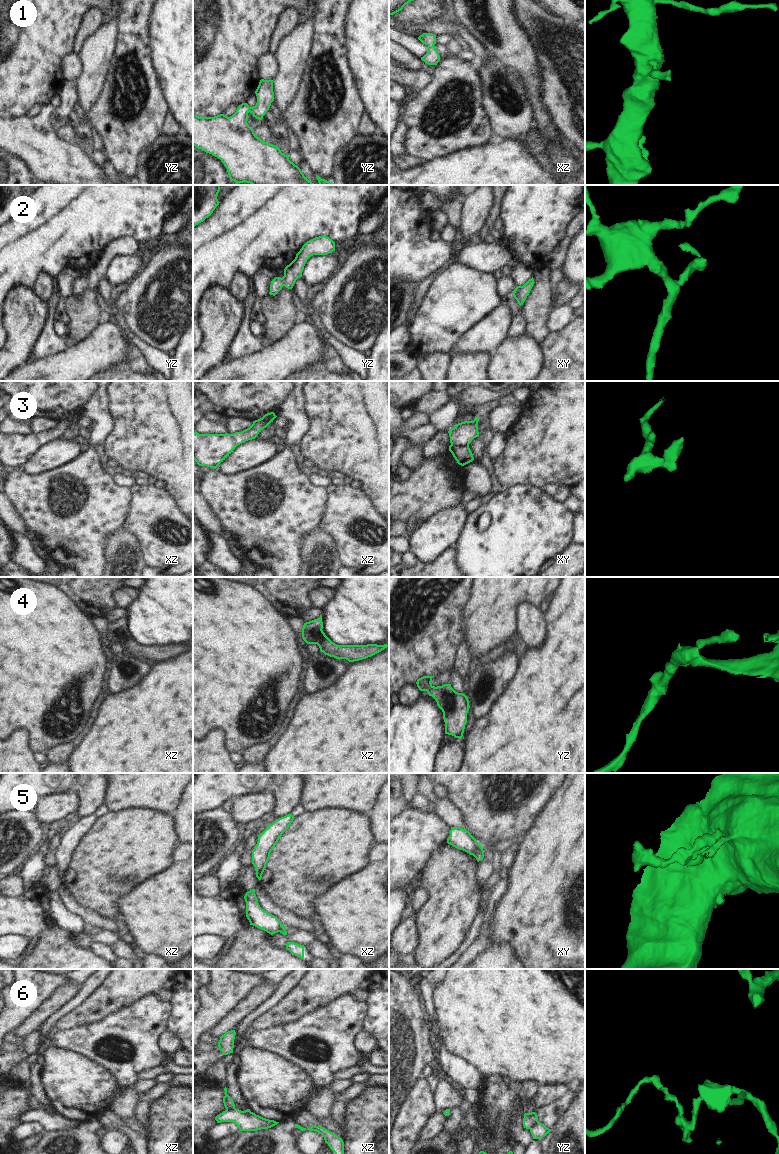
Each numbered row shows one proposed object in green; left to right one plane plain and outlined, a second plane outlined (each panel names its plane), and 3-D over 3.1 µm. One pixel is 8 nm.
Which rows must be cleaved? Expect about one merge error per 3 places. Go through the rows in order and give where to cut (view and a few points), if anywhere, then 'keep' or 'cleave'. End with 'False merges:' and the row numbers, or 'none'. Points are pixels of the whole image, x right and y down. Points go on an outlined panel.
1: no cut; keep
2: no cut; keep
3: cut in xy along (451, 444), (468, 446); cleave
4: no cut; keep
5: cut in xy along (478, 843), (472, 854); cleave
6: cut in xz along (235, 1108), (226, 1110); cleave
False merges: 3, 5, 6

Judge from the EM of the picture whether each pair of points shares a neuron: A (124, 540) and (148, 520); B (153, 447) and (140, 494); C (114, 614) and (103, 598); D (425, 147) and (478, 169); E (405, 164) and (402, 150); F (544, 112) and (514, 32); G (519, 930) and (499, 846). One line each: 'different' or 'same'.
A: different
B: different
C: different
D: different
E: different
F: same
G: different

